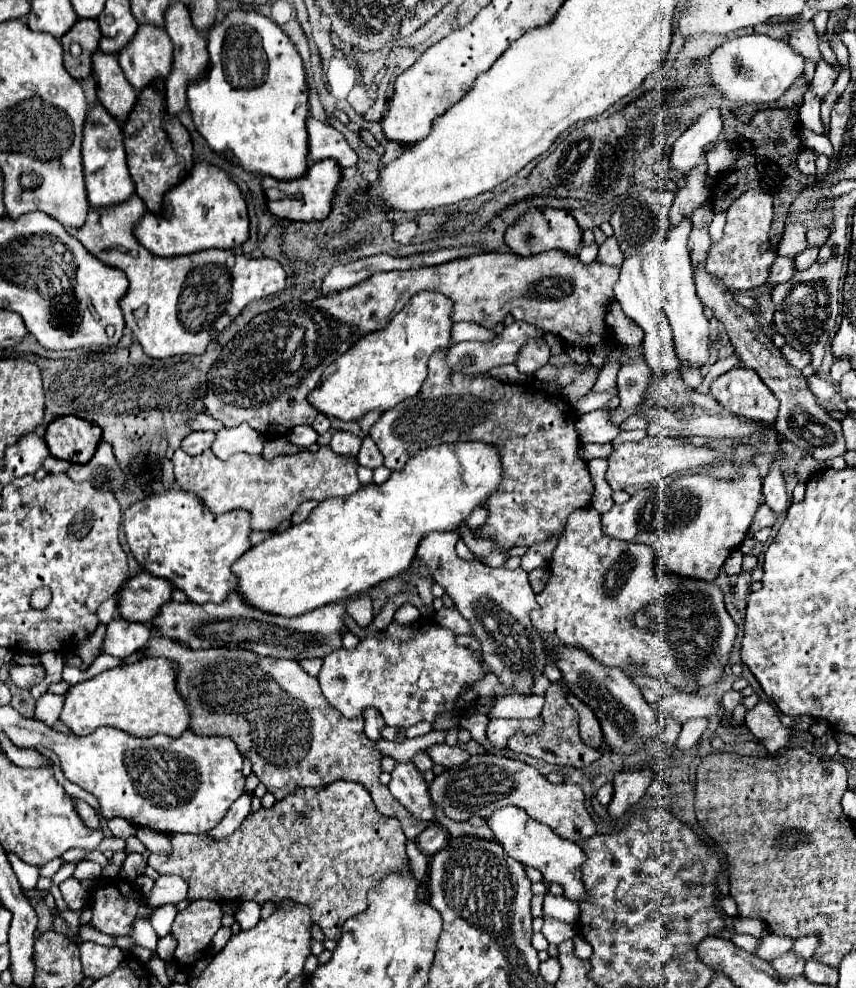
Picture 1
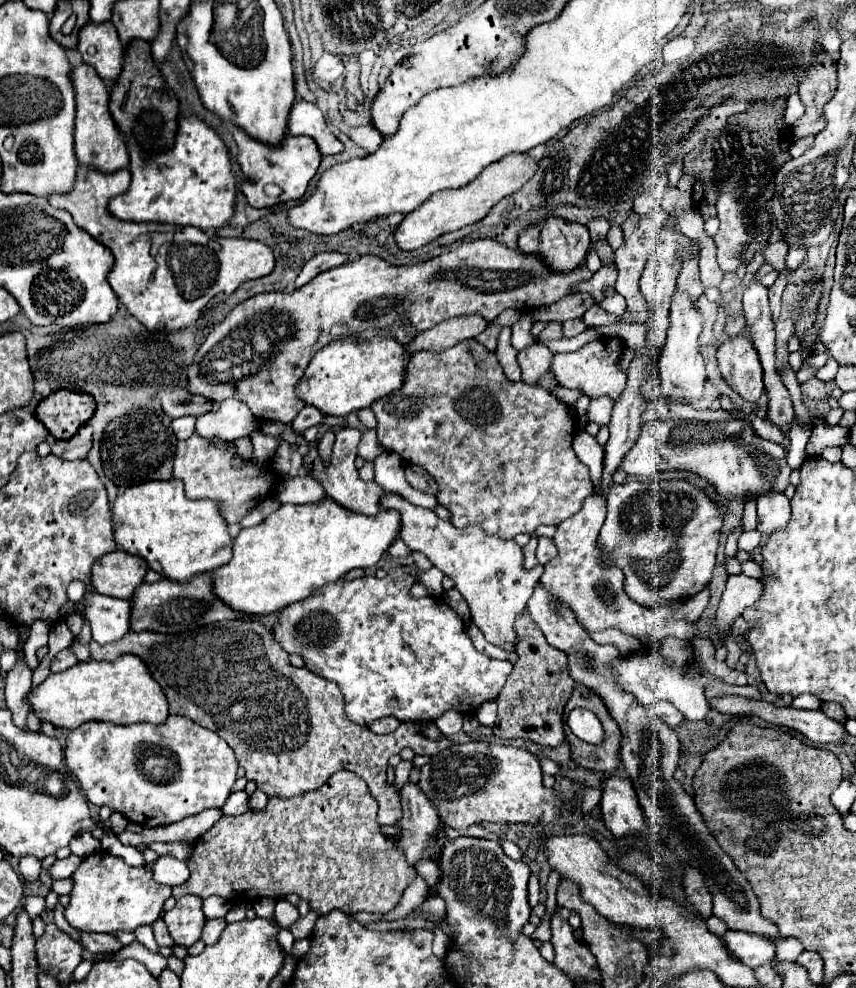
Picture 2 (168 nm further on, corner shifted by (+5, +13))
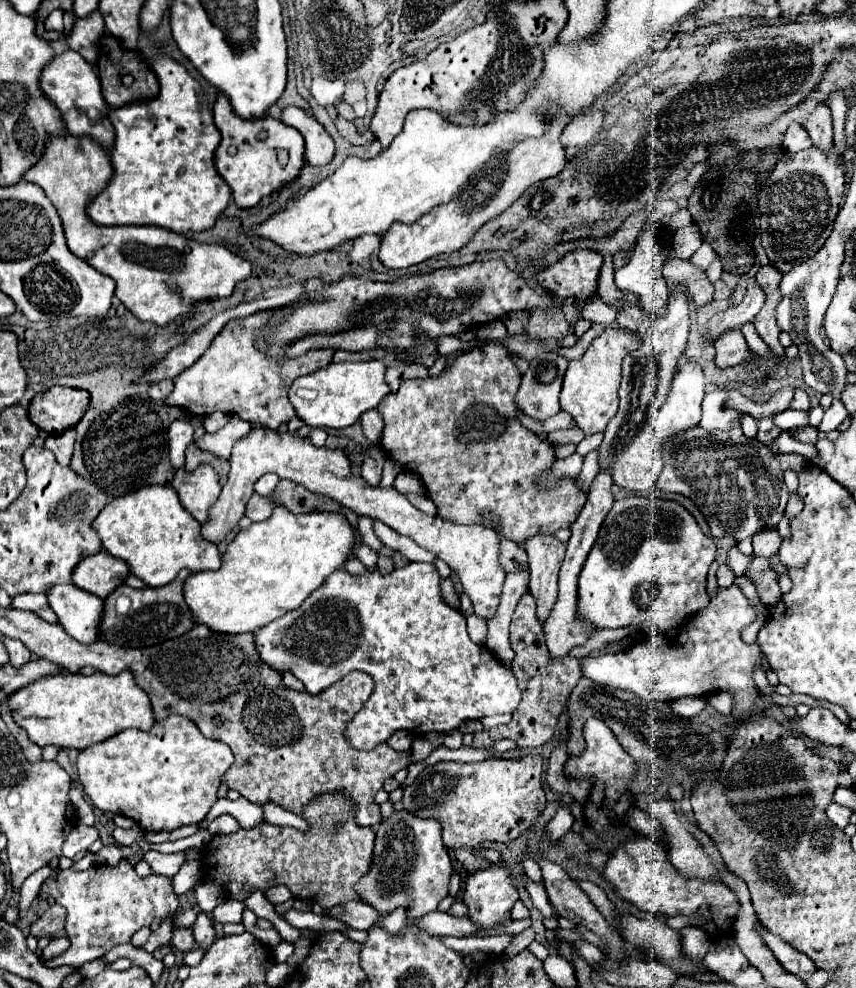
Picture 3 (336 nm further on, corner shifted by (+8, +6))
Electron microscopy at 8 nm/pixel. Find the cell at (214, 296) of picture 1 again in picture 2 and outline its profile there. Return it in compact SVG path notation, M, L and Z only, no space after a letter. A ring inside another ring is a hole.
M78 164L74 188L66 194L48 196L48 202L54 208L68 210L78 228L86 230L114 254L114 266L108 272L108 282L128 312L134 314L148 330L186 328L202 316L214 296L230 296L242 282L256 280L272 272L274 254L258 240L220 238L186 226L176 228L172 238L154 244L154 236L146 234L146 222L124 222L108 212L110 198L126 192L128 186L128 168L104 174Z

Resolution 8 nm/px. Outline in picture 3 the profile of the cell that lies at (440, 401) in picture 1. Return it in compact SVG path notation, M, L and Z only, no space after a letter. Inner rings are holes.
M485 345L459 355L437 377L405 379L397 393L389 393L387 399L377 405L377 411L383 417L381 447L389 459L407 469L413 467L413 473L421 475L427 497L437 505L443 521L493 527L491 521L483 519L483 513L489 511L497 519L495 529L505 539L523 545L533 535L551 535L557 529L571 527L585 505L587 493L581 489L579 479L559 479L553 487L539 483L539 477L545 477L551 471L555 453L549 441L537 437L517 419L519 407L515 405L515 393L519 381L521 375L509 359L507 349L501 345Z

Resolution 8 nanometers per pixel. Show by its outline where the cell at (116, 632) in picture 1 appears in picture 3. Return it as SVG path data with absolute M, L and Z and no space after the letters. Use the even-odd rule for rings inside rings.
M59 585L47 595L51 609L59 617L61 627L79 643L101 641L101 621L103 621L103 599L81 591L75 585Z

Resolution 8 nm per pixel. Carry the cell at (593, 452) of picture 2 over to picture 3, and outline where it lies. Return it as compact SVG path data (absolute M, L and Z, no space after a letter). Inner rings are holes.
M573 453L565 459L557 459L547 483L553 483L555 479L561 479L561 477L577 477L581 473L581 467L583 467L583 457L579 453Z

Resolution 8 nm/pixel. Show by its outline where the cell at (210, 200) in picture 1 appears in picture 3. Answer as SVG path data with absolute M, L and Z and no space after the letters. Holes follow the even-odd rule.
M159 57L151 61L151 69L159 75L159 99L139 103L139 107L111 111L111 123L115 127L111 163L115 175L105 191L89 203L89 217L97 225L157 225L175 233L211 229L231 199L231 189L213 163L213 155L221 141L221 135L213 125L213 113L201 85L187 75L183 65L169 57Z

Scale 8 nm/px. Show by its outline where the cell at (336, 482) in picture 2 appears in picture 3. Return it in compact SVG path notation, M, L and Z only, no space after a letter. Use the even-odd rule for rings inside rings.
M373 519L373 531L375 535L383 541L385 547L401 553L403 557L407 557L409 561L425 561L425 563L431 563L435 557L429 553L429 551L423 551L419 545L411 543L411 539L395 533L391 527L383 525L379 519Z

